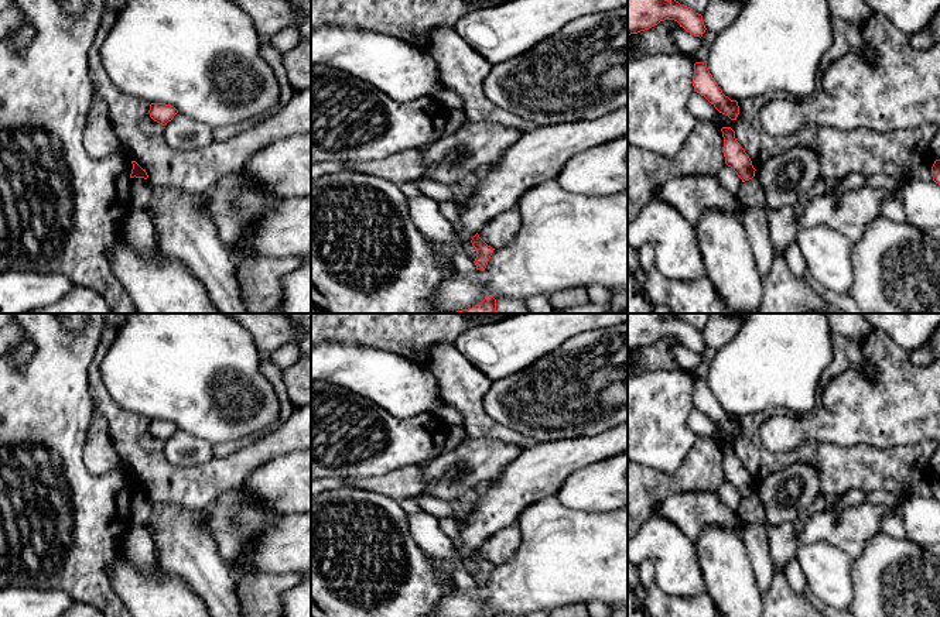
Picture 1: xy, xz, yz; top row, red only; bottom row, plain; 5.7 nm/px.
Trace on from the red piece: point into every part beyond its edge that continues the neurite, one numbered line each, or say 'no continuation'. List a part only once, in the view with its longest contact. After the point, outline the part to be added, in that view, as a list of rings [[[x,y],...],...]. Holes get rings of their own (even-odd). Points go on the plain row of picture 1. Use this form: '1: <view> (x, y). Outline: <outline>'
no continuation

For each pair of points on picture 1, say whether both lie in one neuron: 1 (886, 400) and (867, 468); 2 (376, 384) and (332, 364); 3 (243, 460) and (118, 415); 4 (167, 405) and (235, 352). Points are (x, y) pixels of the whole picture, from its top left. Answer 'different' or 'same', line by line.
1: different
2: same
3: same
4: same

